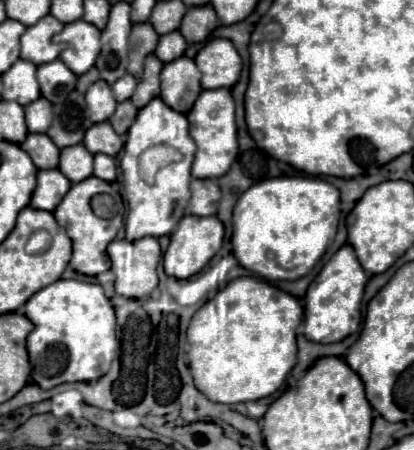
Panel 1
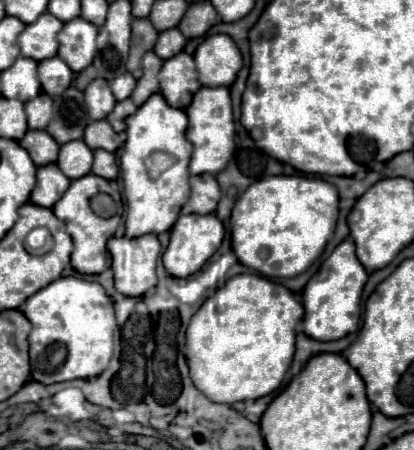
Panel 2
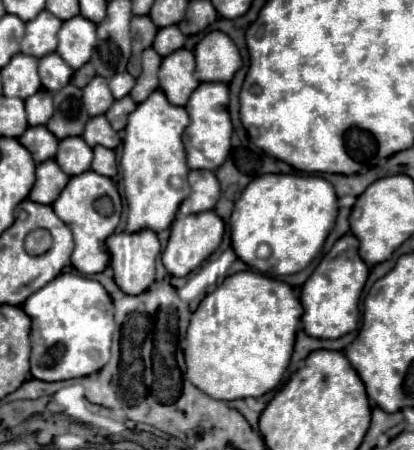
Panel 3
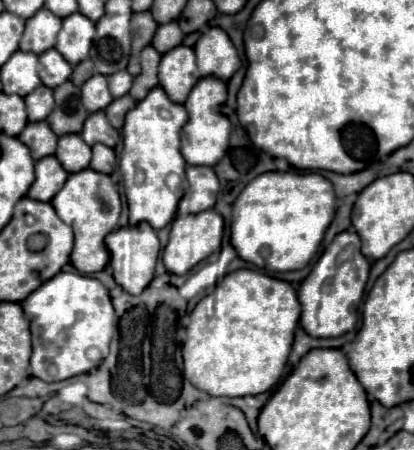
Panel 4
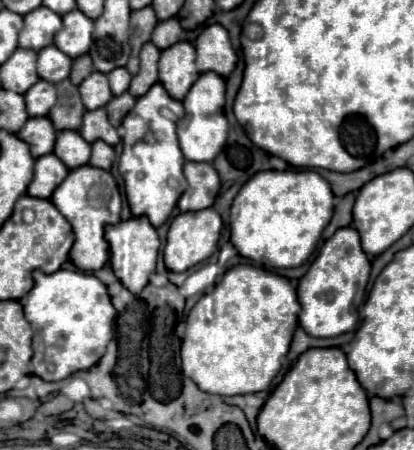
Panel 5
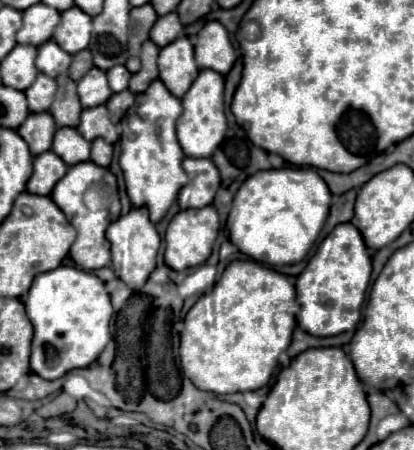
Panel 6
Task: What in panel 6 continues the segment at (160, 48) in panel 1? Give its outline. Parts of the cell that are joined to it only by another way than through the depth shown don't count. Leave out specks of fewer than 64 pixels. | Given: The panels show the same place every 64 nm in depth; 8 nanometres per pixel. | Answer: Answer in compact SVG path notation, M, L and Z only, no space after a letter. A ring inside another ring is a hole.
M172 12L172 16L162 16L156 20L150 32L150 40L154 44L160 44L160 48L164 48L164 44L170 44L178 36L182 36L182 32L184 32L184 26L180 24L176 12Z

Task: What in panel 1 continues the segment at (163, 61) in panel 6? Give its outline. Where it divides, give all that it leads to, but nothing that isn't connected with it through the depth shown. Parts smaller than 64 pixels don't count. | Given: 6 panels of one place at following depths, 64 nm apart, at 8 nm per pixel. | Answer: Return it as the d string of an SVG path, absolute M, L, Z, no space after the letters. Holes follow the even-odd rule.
M182 56L180 60L164 64L164 72L160 74L162 94L160 98L176 112L188 114L192 104L196 102L200 88L200 72L194 60Z

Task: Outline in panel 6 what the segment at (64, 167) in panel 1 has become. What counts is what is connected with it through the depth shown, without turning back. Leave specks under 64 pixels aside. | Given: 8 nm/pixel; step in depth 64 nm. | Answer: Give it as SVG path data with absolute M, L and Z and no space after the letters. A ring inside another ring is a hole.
M60 128L56 132L56 140L52 144L52 150L68 166L86 162L90 158L90 142L84 140L76 128Z

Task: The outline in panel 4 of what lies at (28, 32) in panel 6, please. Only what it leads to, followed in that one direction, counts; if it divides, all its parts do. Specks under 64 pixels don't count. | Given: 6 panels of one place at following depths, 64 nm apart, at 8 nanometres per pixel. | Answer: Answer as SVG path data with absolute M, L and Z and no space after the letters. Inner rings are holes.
M46 8L36 12L36 16L26 20L26 30L20 40L22 52L42 54L56 46L56 36L62 28L62 20L58 16L52 16Z

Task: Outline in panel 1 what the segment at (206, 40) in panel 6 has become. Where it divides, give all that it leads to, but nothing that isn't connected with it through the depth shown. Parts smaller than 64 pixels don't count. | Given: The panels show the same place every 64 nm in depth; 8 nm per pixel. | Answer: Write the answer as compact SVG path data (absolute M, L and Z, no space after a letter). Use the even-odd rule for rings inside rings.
M224 38L210 40L196 54L194 60L202 72L202 88L204 90L232 88L240 78L242 60L230 40L224 40Z

